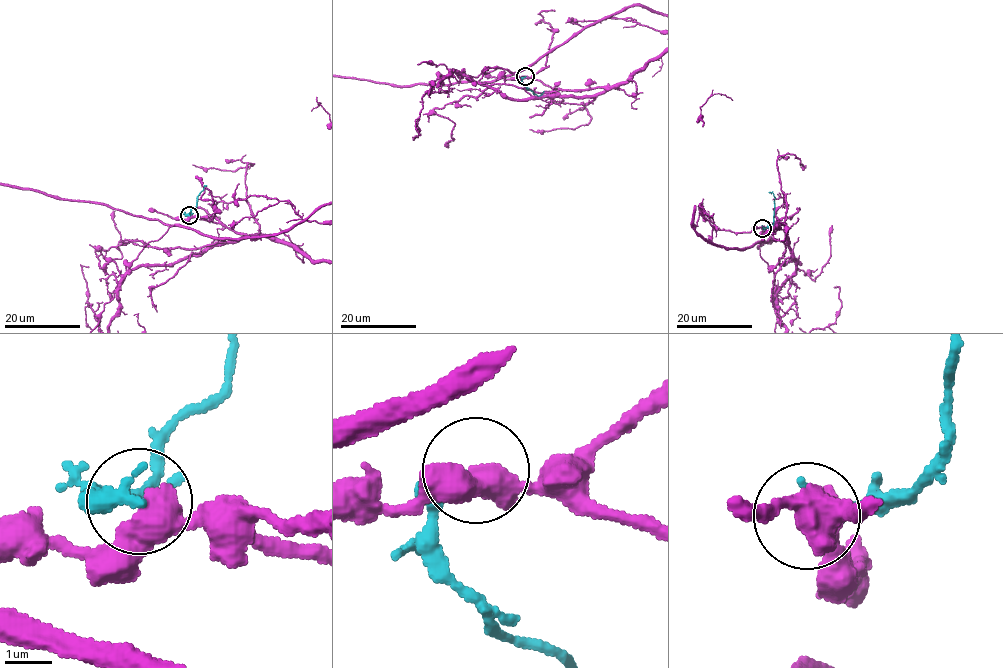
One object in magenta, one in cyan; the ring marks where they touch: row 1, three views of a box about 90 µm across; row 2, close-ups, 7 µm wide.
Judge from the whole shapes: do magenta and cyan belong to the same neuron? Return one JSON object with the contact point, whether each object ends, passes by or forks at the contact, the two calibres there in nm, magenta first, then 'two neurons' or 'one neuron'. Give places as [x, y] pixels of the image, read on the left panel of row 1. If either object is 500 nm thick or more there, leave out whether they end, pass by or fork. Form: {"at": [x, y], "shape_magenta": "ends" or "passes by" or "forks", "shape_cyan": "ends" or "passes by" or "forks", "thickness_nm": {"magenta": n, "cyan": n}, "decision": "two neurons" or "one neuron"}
{"at": [189, 215], "shape_magenta": "passes by", "shape_cyan": "ends", "thickness_nm": {"magenta": 480, "cyan": 320}, "decision": "two neurons"}

